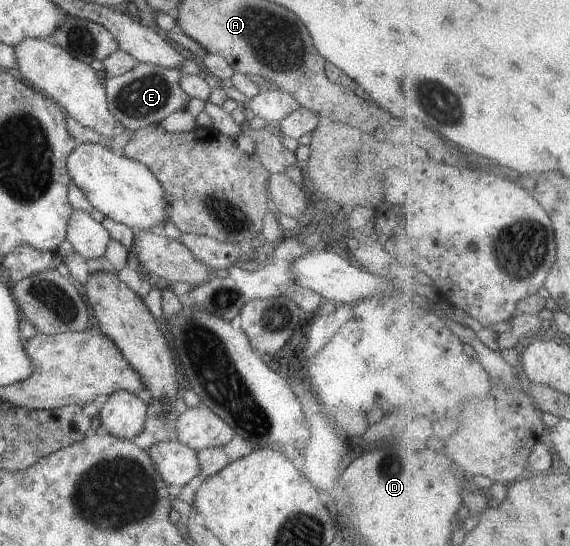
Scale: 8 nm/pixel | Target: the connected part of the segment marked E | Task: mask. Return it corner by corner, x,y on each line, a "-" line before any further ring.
138,62
119,76
103,76
103,88
107,97
108,111
119,127
133,132
150,124
158,124
173,111
186,109
189,97
179,88
181,72
156,64

